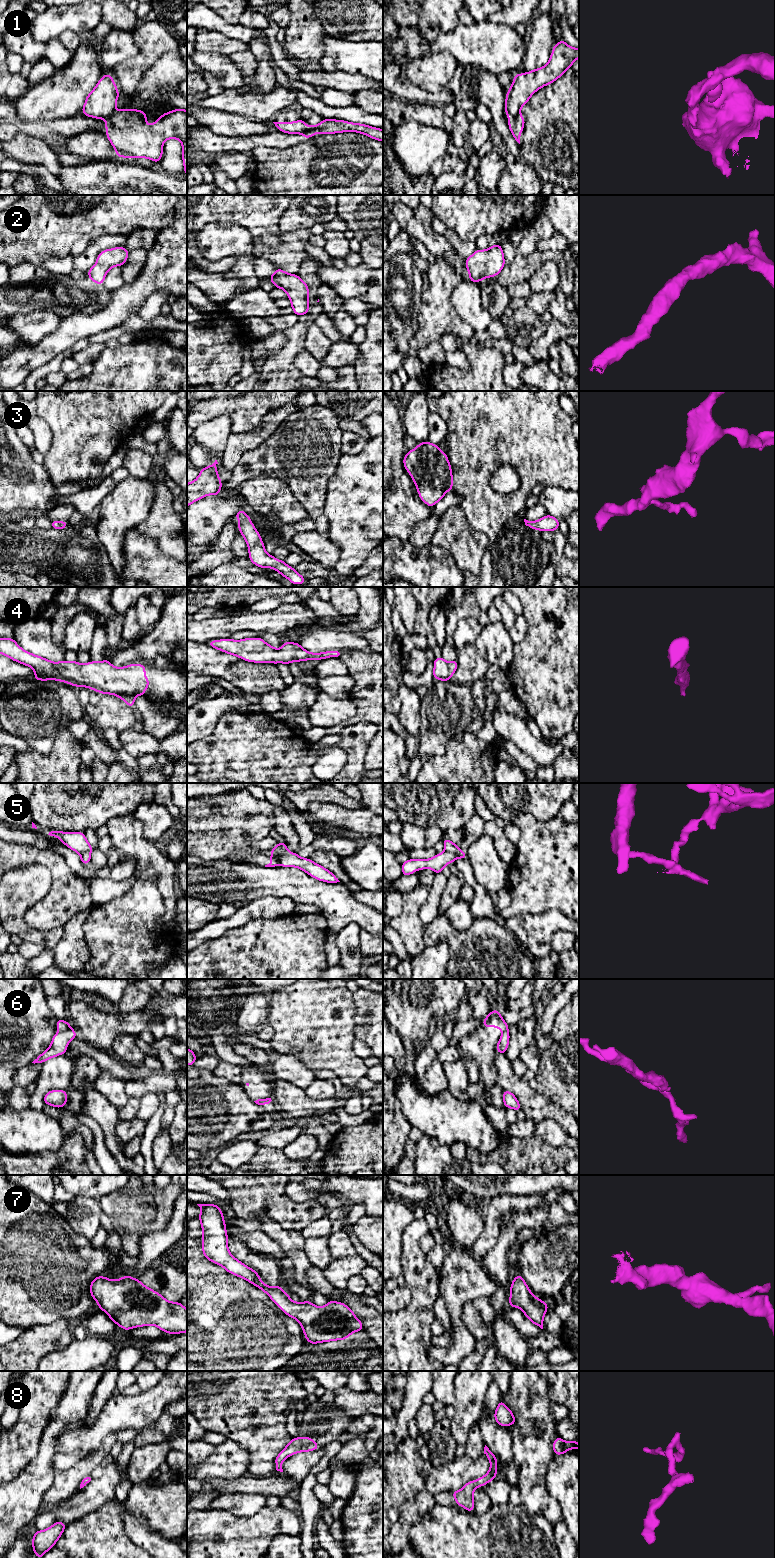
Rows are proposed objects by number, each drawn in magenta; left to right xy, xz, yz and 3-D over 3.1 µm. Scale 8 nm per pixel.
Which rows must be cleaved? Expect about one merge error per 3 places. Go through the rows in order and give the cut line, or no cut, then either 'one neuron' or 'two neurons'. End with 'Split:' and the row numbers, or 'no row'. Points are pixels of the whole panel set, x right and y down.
1: cut yz (520, 112), (509, 119); two neurons
2: cut none; one neuron
3: cut none; one neuron
4: cut none; one neuron
5: cut yz (445, 850), (461, 857); two neurons
6: cut xy (70, 1027), (60, 1031); two neurons
7: cut none; one neuron
8: cut none; one neuron
Split: 1, 5, 6

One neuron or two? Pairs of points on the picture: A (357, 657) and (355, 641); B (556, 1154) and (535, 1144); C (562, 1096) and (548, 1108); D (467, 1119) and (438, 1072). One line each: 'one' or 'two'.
A: two
B: one
C: two
D: two

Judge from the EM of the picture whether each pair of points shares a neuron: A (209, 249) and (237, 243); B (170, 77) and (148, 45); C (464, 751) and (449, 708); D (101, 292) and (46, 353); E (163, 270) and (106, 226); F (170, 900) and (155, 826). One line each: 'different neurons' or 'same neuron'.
A: same neuron
B: different neurons
C: different neurons
D: different neurons
E: different neurons
F: different neurons

